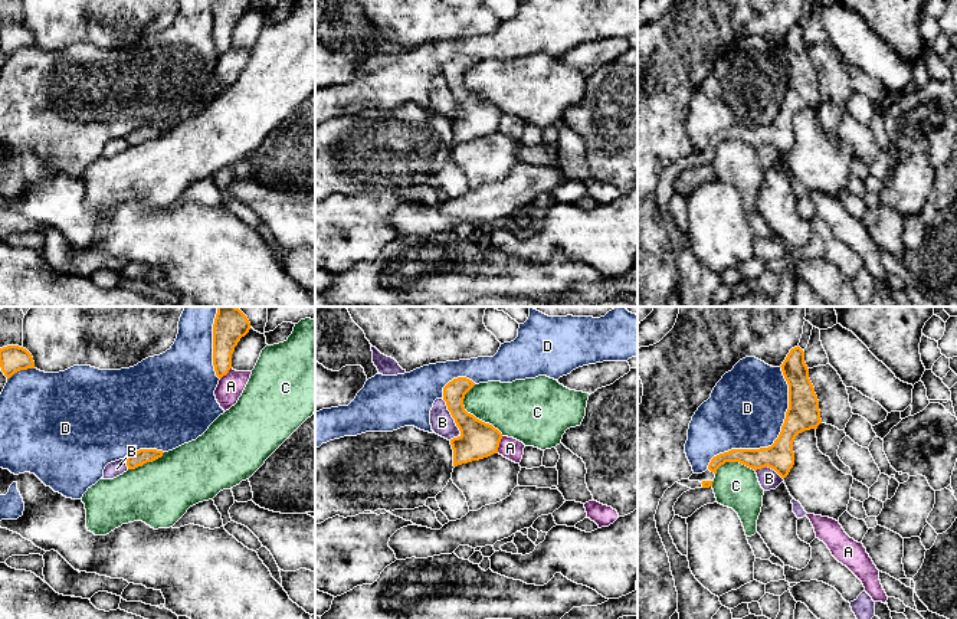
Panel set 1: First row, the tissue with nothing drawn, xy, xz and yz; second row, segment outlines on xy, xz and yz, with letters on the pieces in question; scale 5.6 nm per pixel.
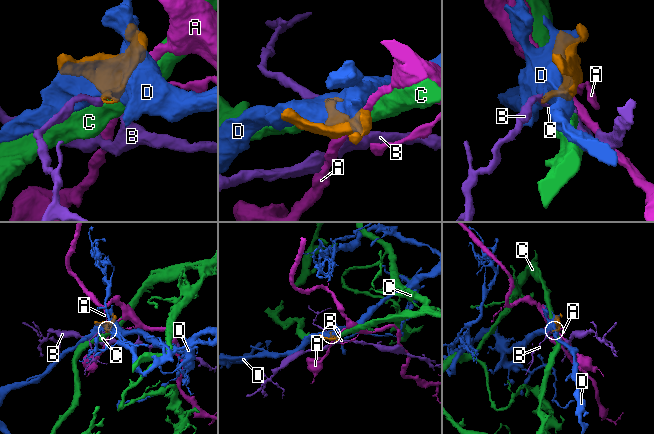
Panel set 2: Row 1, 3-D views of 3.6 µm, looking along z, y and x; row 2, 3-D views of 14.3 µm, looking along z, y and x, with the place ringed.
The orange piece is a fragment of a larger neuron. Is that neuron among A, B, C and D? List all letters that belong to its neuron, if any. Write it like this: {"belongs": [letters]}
{"belongs": []}

